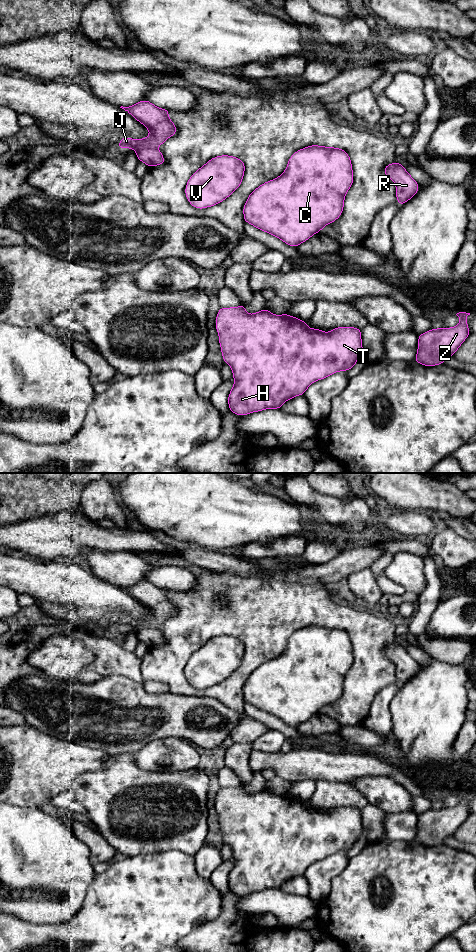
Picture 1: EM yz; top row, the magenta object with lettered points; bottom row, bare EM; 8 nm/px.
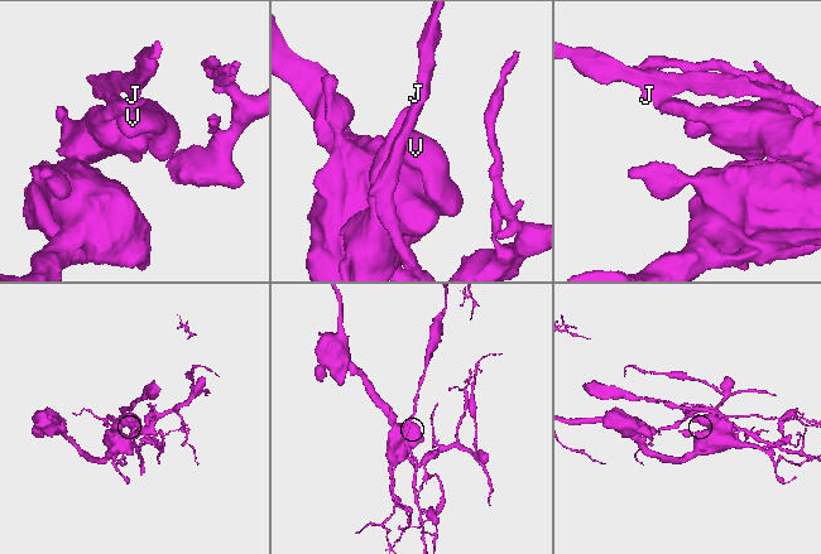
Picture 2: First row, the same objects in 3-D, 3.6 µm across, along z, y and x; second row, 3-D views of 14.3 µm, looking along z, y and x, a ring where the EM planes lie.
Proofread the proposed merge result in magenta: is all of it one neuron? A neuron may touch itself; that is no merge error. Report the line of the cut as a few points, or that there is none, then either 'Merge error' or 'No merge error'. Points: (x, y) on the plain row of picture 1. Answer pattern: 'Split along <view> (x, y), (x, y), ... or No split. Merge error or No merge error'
Split along yz (156, 626), (141, 626), (136, 631). Merge error

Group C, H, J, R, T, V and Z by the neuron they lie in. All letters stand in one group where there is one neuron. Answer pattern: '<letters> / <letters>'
C H T V Z / J R

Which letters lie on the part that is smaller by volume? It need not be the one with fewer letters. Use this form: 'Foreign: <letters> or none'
Foreign: J, R

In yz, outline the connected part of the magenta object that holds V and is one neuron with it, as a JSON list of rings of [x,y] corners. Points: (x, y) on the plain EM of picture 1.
[[[216,636],[189,658],[185,674],[188,682],[198,689],[221,683],[239,668],[245,644],[237,637]]]

